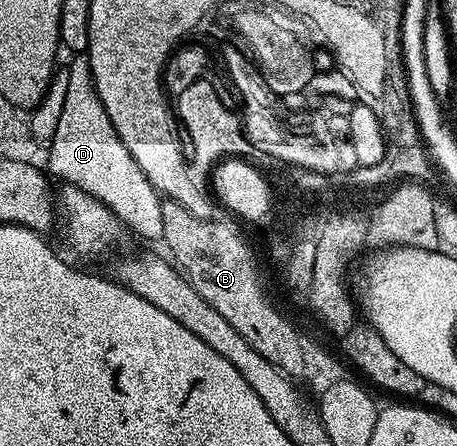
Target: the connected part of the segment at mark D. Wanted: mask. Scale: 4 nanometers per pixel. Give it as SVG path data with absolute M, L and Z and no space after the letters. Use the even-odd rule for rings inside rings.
M88 53L72 55L71 61L73 63L67 66L67 97L63 103L59 128L55 128L53 141L47 146L48 173L54 179L61 178L57 180L83 188L98 198L104 206L111 208L111 212L115 212L115 216L132 233L134 230L141 238L160 239L163 232L162 195L149 183L139 164L135 164L131 152L123 148L123 140L119 140L111 124L111 116L107 116L107 108L103 108L103 100L99 100Z

